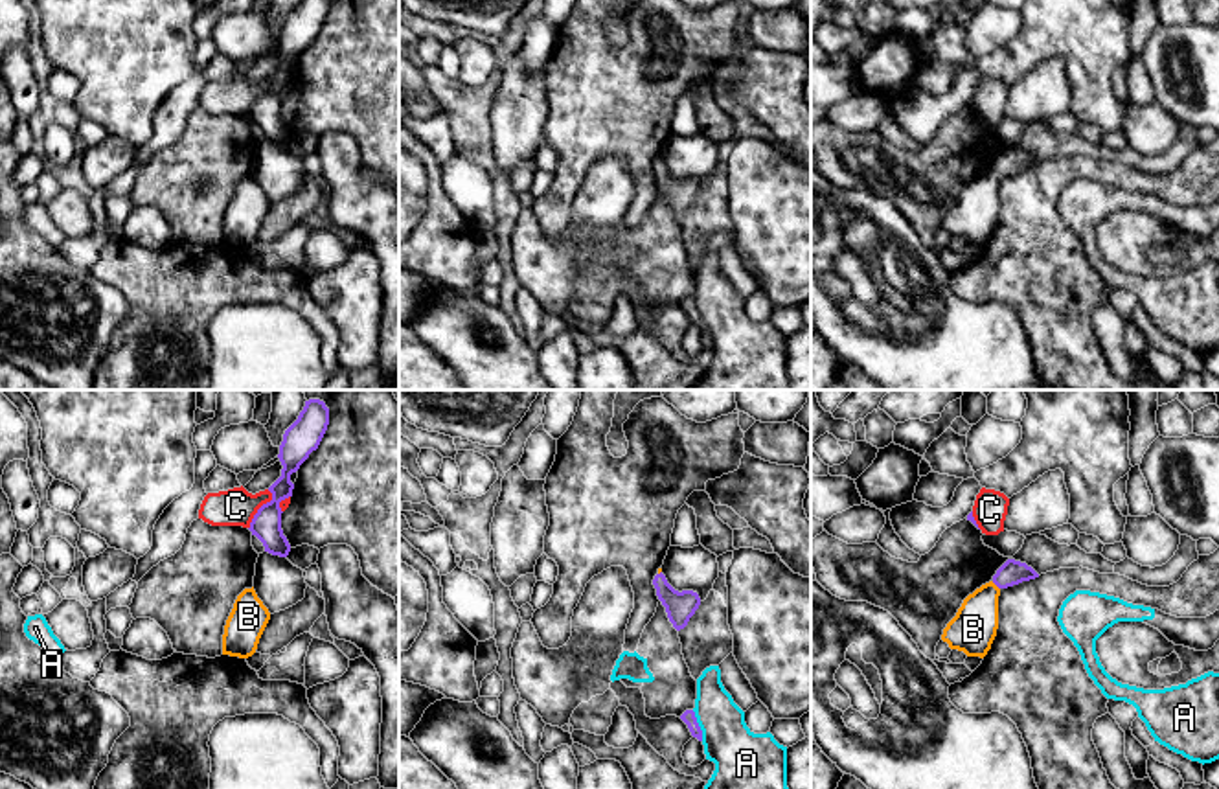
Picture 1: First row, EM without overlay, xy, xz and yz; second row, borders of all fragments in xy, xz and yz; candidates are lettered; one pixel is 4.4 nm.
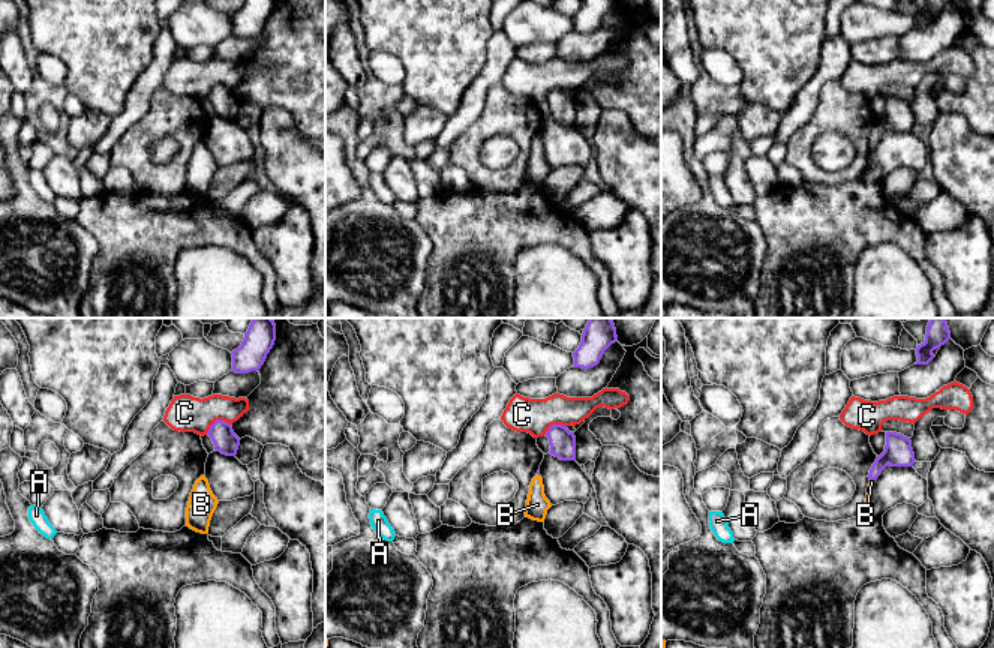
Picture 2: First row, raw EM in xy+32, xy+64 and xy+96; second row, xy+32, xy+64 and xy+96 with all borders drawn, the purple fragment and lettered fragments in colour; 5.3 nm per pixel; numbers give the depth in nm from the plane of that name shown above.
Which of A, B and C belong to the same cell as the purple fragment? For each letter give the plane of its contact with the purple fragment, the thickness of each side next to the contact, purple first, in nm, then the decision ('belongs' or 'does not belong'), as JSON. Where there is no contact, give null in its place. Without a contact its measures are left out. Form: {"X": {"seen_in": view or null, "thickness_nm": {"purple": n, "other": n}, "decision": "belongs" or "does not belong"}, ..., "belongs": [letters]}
{"A": {"seen_in": "xz", "thickness_nm": {"purple": 60, "other": 240}, "decision": "does not belong"}, "B": {"seen_in": "yz", "thickness_nm": {"purple": 110, "other": 200}, "decision": "belongs"}, "C": {"seen_in": "xy", "thickness_nm": {"purple": 130, "other": 160}, "decision": "does not belong"}, "belongs": ["B"]}

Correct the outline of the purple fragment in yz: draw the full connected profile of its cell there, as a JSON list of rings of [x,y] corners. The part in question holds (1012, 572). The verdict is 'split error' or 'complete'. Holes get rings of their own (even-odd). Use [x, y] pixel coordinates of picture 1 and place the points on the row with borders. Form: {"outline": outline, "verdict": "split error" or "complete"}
{"outline": [[[1008,559],[993,579],[969,594],[943,629],[941,640],[967,657],[984,658],[998,629],[998,596],[1002,589],[1039,577],[1026,563]]], "verdict": "split error"}

